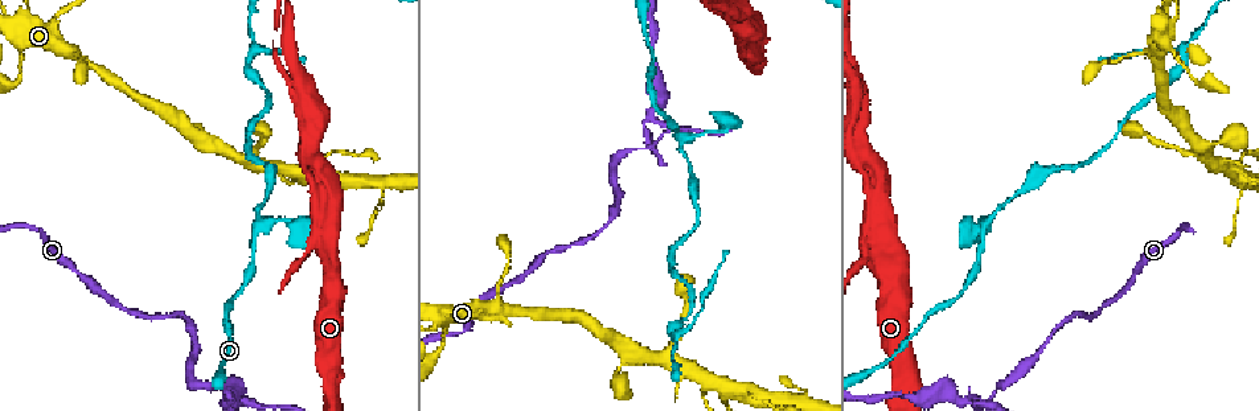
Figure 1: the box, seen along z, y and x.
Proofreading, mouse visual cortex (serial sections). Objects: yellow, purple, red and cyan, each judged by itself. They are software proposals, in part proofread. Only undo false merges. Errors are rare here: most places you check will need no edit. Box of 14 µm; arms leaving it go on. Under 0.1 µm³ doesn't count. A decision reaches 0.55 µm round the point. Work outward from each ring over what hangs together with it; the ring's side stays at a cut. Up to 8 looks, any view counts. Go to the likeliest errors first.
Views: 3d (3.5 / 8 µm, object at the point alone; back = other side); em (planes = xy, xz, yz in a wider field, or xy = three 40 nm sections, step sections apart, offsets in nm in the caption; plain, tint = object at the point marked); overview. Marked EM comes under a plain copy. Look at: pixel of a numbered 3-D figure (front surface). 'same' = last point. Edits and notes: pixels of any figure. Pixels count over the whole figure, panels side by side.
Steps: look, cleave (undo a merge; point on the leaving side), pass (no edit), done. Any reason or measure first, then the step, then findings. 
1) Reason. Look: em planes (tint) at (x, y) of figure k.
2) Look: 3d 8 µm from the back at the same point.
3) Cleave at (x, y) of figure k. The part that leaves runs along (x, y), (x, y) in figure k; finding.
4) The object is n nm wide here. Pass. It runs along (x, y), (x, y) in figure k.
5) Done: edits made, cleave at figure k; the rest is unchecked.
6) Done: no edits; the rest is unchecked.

Thin arm on a thick one. Look: 3d 3.5 µm at (956, 399) of figure 1.

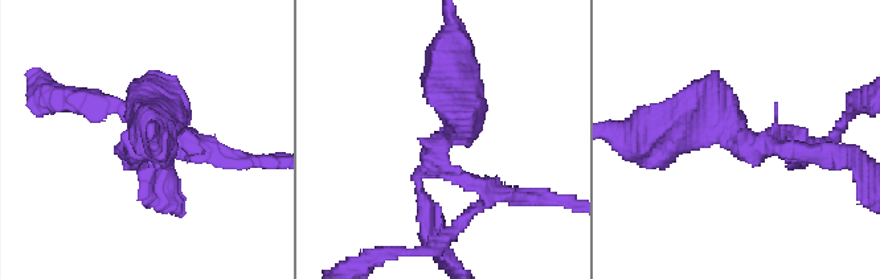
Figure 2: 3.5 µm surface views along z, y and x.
Now the EM. Look: em xy step 1 (tint) at (731, 134) of figure 2.

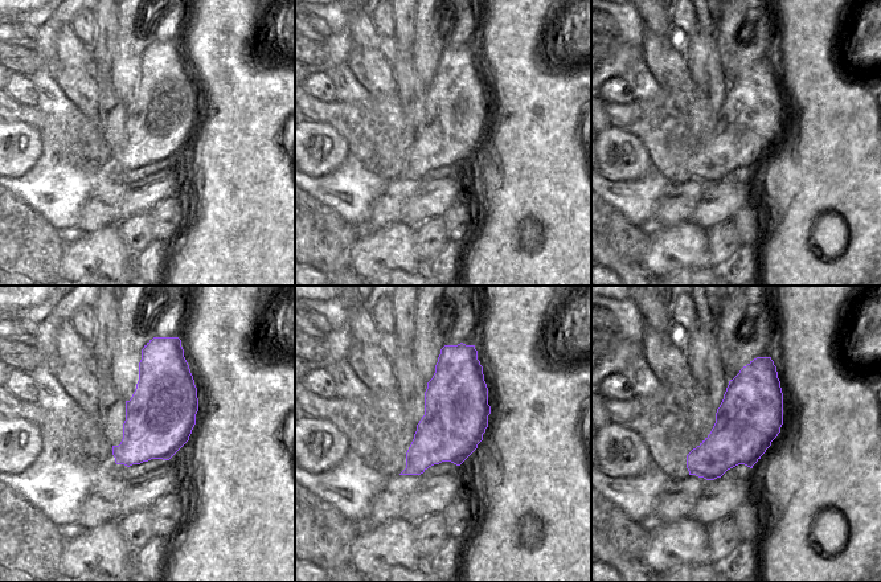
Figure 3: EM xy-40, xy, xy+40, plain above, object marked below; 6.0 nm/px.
Cleave at (424, 217) of figure 2. The part that leaves runs along (447, 169), (451, 65) in figure 2; a second cell is stuck on.

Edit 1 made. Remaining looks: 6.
See it whole again. Look: overview.

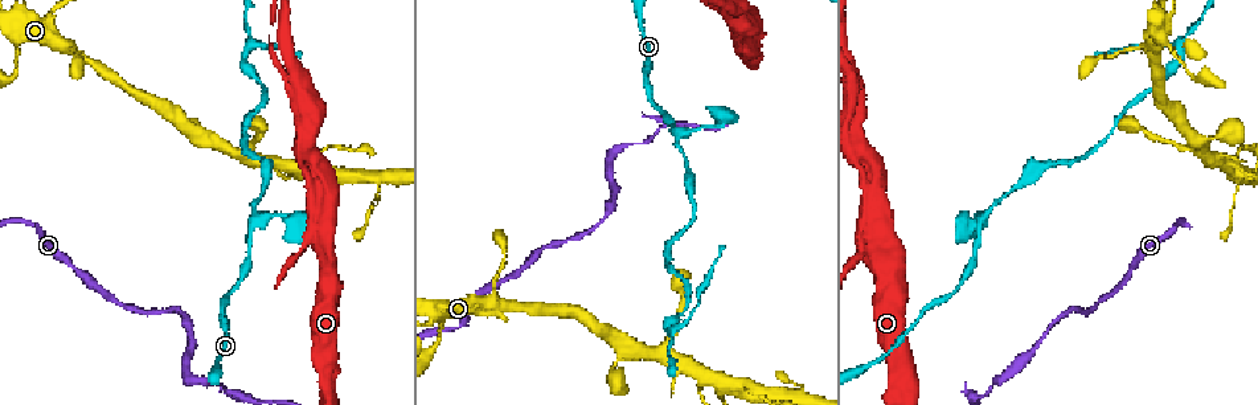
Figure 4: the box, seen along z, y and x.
Thin neck. Look: 3d 8 µm at (723, 122) of figure 4.

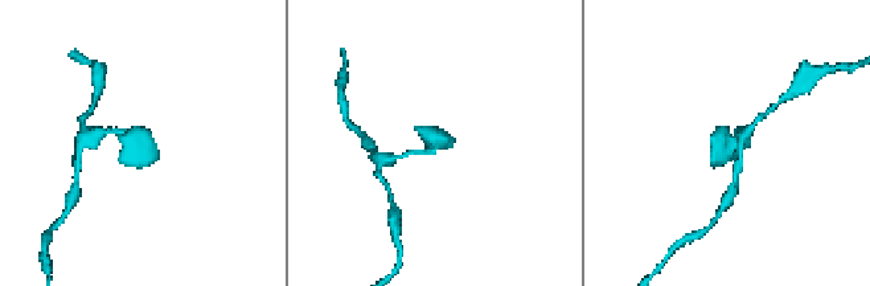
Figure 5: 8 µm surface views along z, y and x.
Look: em xy step 3 (tint) at (731, 146) of figure 5.

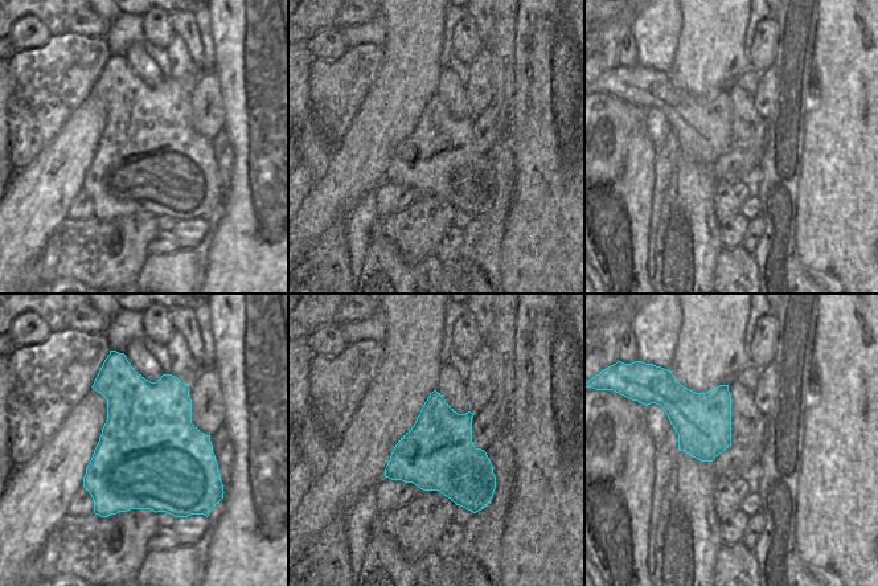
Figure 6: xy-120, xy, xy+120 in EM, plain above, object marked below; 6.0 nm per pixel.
Pass. It runs along (739, 131), (738, 139), (710, 162) in figure 5; one cell here.

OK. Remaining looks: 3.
Arms part here. Look: 3d 3.5 µm at (250, 47) of figure 4.

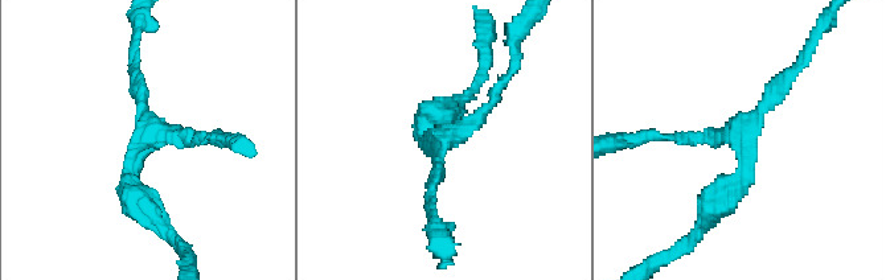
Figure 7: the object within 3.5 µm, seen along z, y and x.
Shape alone is not enough. Look: em xy step 2 (tint) at (738, 141) of figure 7.

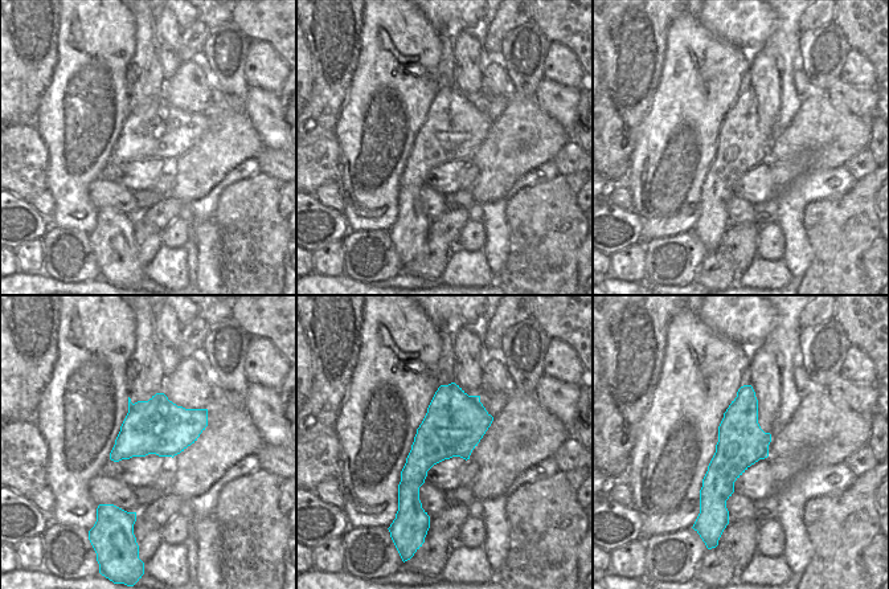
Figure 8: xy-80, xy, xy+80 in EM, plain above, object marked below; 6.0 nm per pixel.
The object is 360 nm wide here. Pass. It runs along (748, 388), (717, 527) in figure 8; one cell here.

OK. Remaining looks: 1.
Done: edits made, cleave at figure 2; the rest is unchecked.

